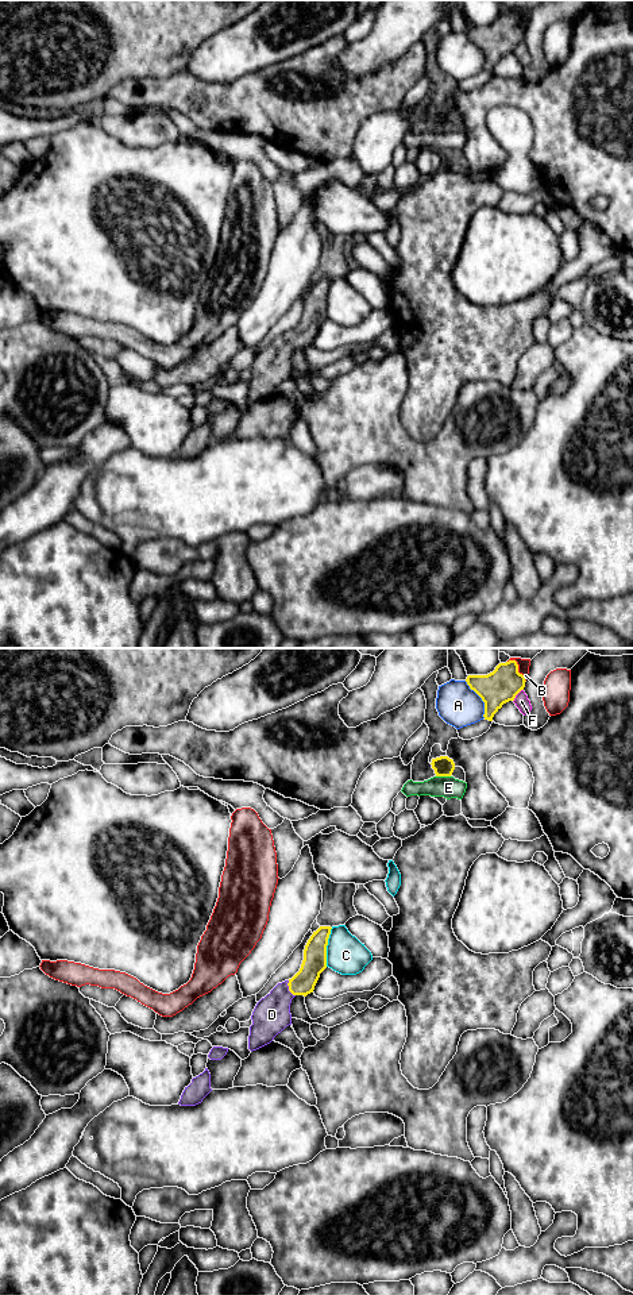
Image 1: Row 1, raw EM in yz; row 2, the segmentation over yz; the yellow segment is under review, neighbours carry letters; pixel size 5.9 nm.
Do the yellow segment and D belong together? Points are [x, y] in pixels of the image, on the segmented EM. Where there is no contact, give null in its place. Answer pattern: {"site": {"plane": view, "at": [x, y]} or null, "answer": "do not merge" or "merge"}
{"site": {"plane": "yz", "at": [289, 989]}, "answer": "merge"}

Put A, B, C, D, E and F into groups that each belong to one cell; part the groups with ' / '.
A / B / C / D / E / F

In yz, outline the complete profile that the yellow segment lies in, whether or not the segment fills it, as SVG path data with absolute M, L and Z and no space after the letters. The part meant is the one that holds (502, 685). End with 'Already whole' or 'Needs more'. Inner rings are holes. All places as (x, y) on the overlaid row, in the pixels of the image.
M516 660L499 663L487 675L468 675L466 679L485 702L485 720L493 721L494 714L503 704L514 701L516 695L525 687L525 677L518 672Z. Already whole

